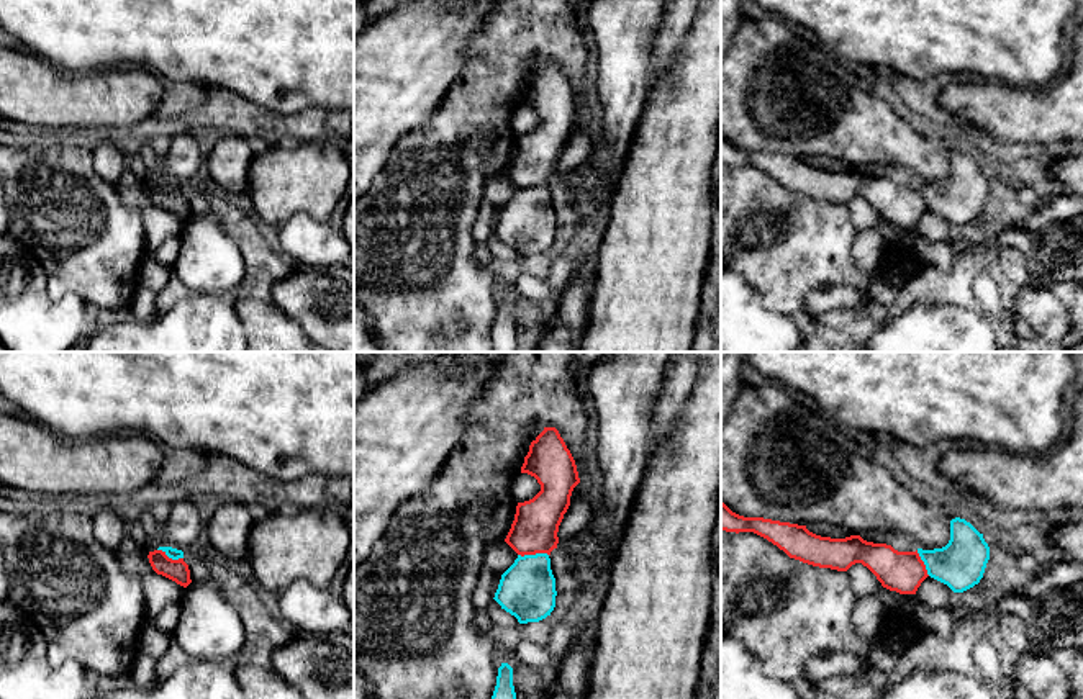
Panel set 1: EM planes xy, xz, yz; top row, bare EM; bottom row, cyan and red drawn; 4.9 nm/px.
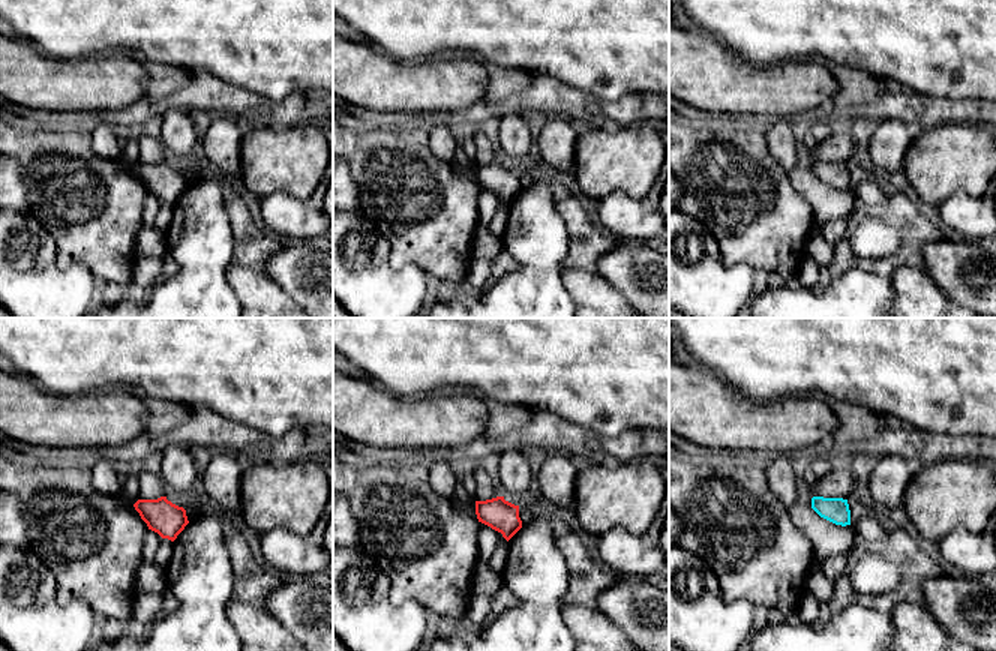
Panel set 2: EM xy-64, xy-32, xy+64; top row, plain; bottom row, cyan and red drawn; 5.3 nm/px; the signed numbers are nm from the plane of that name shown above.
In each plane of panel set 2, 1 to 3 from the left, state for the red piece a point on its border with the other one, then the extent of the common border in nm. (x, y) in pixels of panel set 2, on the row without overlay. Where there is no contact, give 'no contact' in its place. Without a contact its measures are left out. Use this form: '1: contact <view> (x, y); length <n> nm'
1: no contact
2: no contact
3: no contact

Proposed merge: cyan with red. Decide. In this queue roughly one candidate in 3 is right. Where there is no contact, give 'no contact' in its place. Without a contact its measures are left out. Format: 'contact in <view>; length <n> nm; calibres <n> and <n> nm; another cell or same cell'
contact in xz; length 150 nm; calibres 280 and 220 nm; another cell

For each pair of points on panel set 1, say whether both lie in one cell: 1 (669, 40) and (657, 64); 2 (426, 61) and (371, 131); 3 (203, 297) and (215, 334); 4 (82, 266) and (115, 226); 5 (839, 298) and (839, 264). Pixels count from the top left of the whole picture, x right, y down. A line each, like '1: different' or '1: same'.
1: same
2: same
3: same
4: same
5: different

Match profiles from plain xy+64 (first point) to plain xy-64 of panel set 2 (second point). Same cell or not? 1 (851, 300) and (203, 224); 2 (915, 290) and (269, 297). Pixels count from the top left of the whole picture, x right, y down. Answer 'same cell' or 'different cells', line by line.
1: same cell
2: same cell

